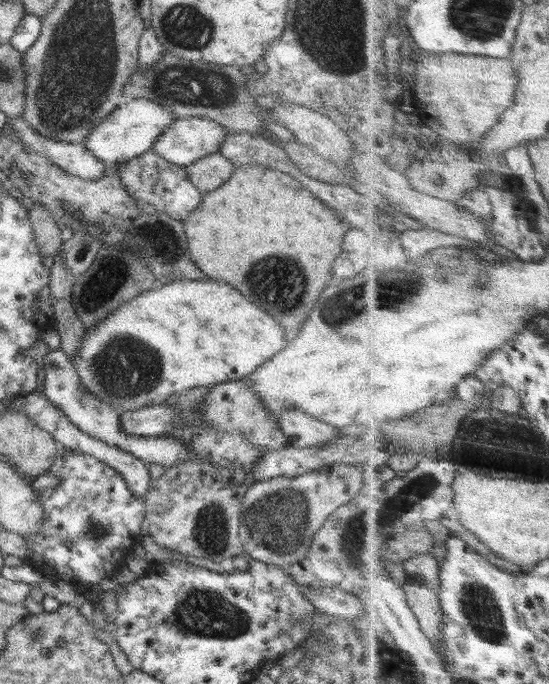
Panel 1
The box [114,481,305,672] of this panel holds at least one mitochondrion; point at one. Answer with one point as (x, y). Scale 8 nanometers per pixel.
(205, 613)

